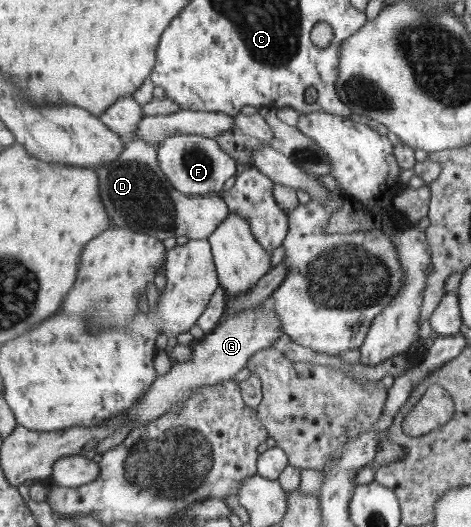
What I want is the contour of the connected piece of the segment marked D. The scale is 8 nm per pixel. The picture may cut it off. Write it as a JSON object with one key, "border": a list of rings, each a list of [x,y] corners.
{"border":[[[136,139],[126,144],[123,154],[112,162],[107,162],[100,168],[100,184],[102,184],[102,198],[108,208],[112,225],[125,229],[140,231],[155,236],[160,241],[166,238],[186,236],[192,240],[209,239],[212,233],[227,220],[231,213],[222,193],[210,192],[206,196],[191,197],[179,190],[164,174],[158,160],[158,146]]]}

